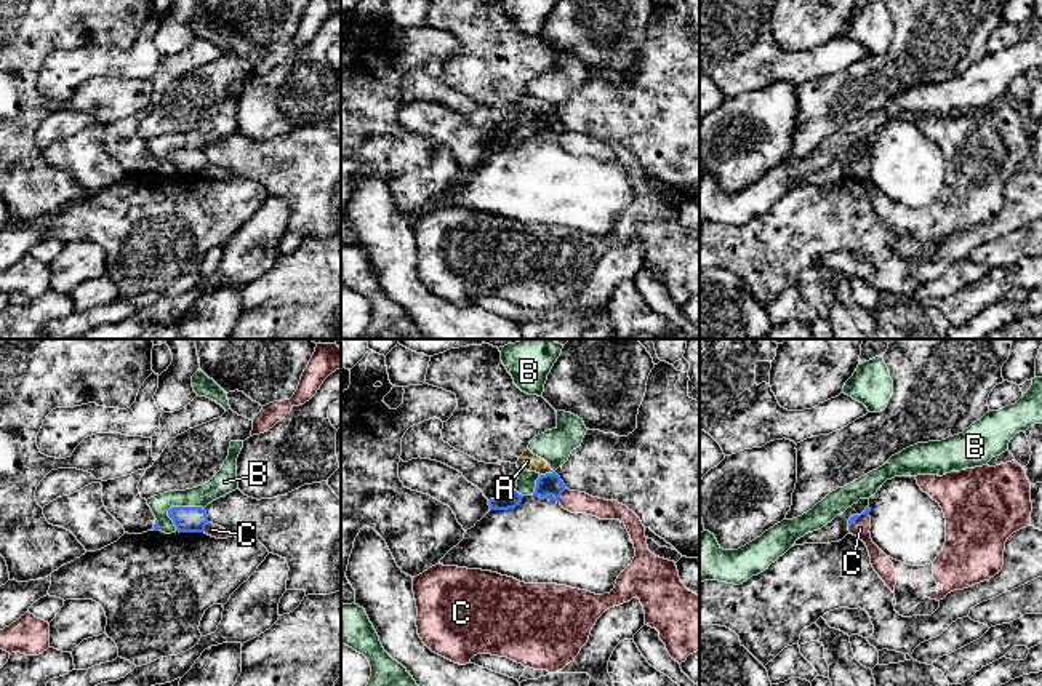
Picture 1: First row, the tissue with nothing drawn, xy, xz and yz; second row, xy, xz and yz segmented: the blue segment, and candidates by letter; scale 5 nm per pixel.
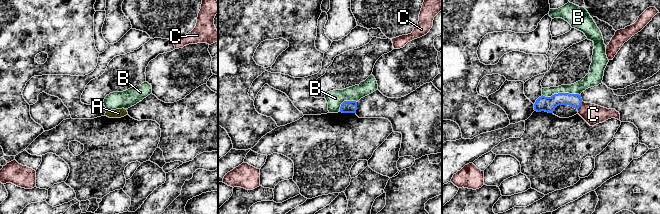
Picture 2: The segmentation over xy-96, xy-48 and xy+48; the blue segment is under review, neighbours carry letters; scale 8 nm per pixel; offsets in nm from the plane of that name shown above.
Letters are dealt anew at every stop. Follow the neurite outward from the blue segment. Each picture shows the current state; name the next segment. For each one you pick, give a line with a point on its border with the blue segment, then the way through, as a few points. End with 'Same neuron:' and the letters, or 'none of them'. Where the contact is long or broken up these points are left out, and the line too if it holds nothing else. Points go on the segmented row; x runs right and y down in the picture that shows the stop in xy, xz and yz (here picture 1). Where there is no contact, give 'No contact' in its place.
Same neuron: none of them

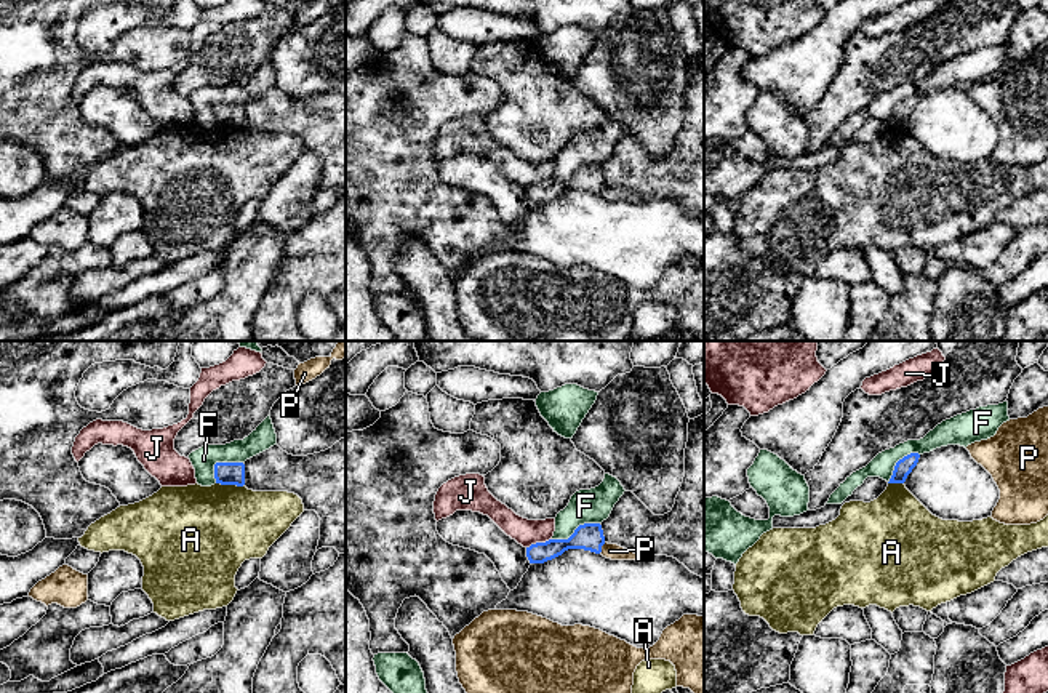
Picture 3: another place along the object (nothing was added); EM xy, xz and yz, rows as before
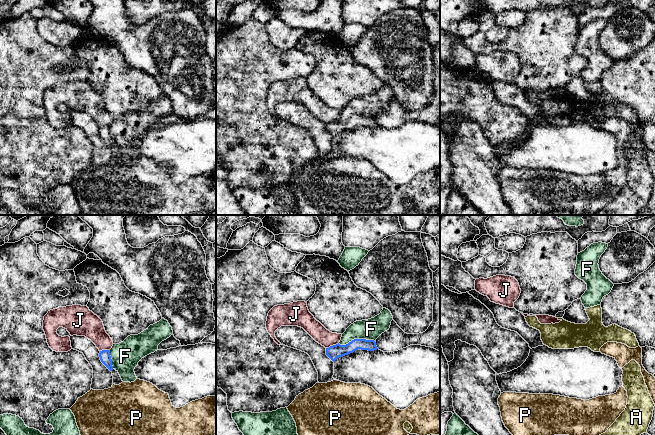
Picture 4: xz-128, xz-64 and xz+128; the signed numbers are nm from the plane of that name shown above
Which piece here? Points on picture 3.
Same neuron: none of them

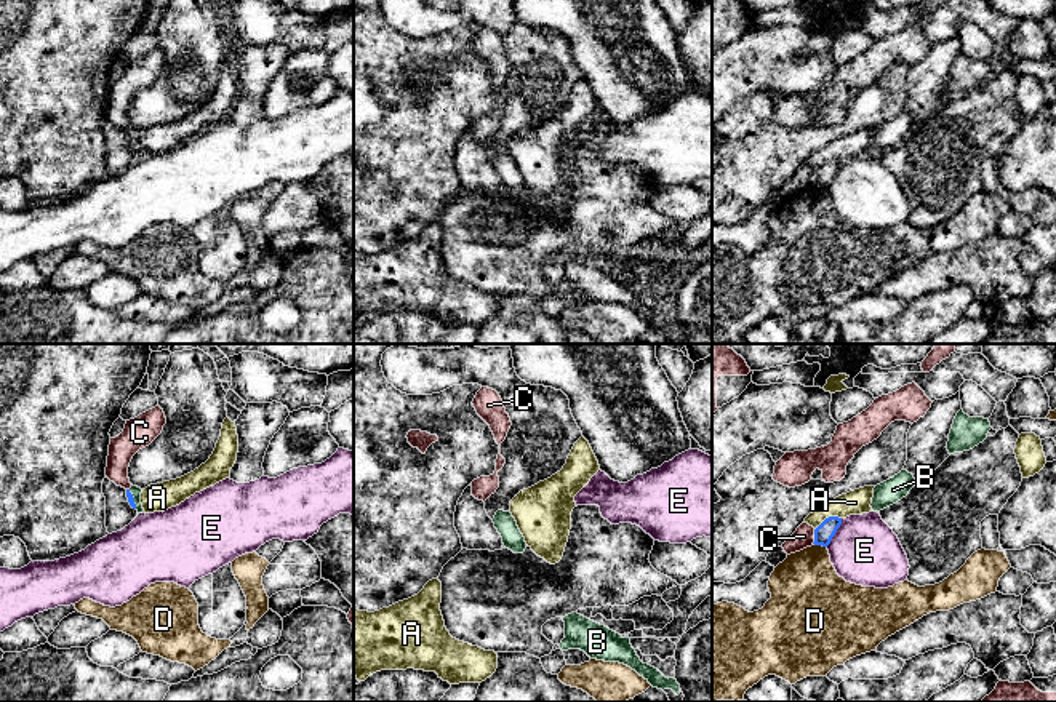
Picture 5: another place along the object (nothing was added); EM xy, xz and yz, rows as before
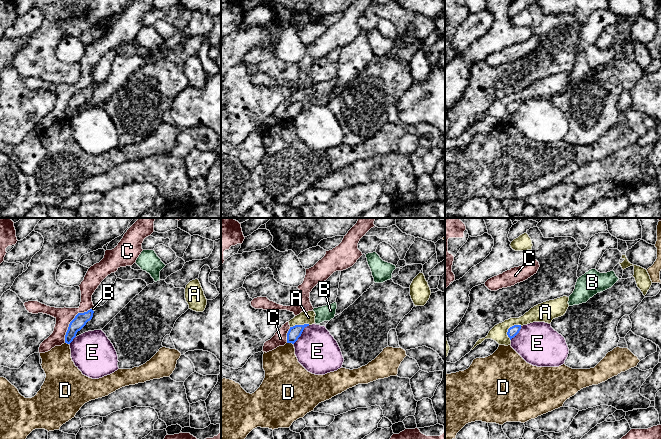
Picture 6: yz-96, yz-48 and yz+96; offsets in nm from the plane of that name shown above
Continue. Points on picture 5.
B: Touches blue at xy (133, 499). Path across: xy (128, 494), (133, 499), (136, 491)
Same neuron: B

